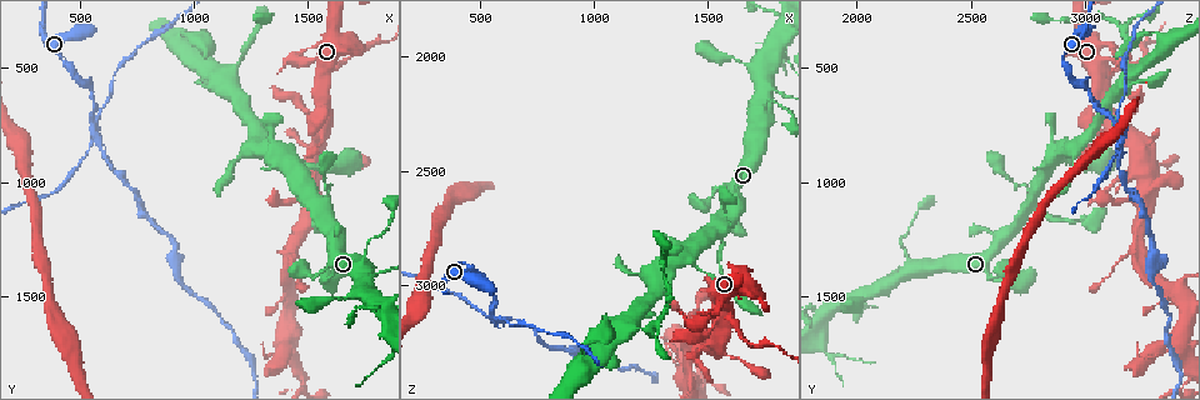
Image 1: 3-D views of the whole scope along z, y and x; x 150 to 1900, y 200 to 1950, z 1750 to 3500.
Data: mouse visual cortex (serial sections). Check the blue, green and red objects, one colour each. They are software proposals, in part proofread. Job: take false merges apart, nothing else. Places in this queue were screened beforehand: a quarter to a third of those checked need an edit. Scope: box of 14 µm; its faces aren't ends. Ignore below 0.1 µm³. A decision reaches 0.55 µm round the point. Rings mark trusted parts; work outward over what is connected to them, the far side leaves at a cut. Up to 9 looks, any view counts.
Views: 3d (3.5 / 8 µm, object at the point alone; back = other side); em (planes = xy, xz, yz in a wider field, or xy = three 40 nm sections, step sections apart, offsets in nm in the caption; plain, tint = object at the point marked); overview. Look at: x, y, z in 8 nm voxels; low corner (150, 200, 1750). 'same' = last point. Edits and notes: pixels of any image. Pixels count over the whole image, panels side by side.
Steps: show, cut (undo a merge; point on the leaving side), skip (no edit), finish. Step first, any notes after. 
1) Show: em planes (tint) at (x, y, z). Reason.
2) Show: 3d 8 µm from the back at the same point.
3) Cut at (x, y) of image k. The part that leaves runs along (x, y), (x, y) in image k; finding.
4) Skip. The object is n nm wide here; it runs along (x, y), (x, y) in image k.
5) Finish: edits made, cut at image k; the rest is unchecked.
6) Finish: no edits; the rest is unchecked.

Show: 3d 8 µm at (1790, 1390, 2150). Three-way junction.

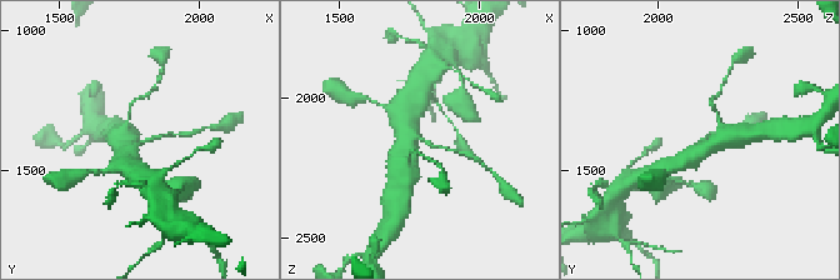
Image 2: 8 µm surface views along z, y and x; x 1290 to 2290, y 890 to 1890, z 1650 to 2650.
Show: em xy step 5 (tint) at (1790, 1400, 2150). 3 arms meet here; the arms are 150, 500, 500 nm wide; need the tissue.

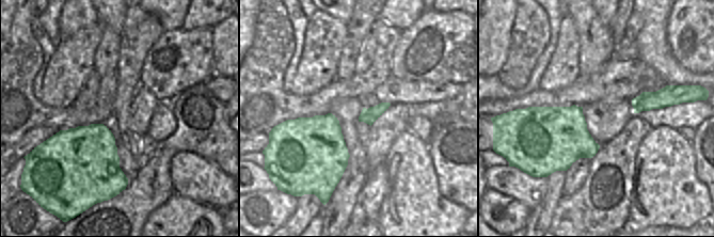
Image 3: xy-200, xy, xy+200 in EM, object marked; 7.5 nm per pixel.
Skip. It runs along (125, 143), (125, 153), (169, 131) in image 2; continuous, no second cell.

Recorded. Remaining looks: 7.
Show: 3d 3.5 µm at (1600, 510, 3120). Thin neck.

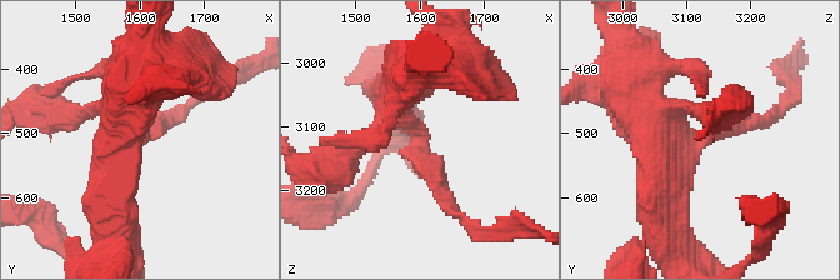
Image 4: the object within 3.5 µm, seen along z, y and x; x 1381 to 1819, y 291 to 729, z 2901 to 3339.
Cut at (449, 203) of image 4. The arms are 200, 500 nm wide; the part that leaves runs along (419, 158), (445, 205), (491, 234) in image 4; two cells meet here.

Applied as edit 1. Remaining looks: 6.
Show: overview. See it whole again.

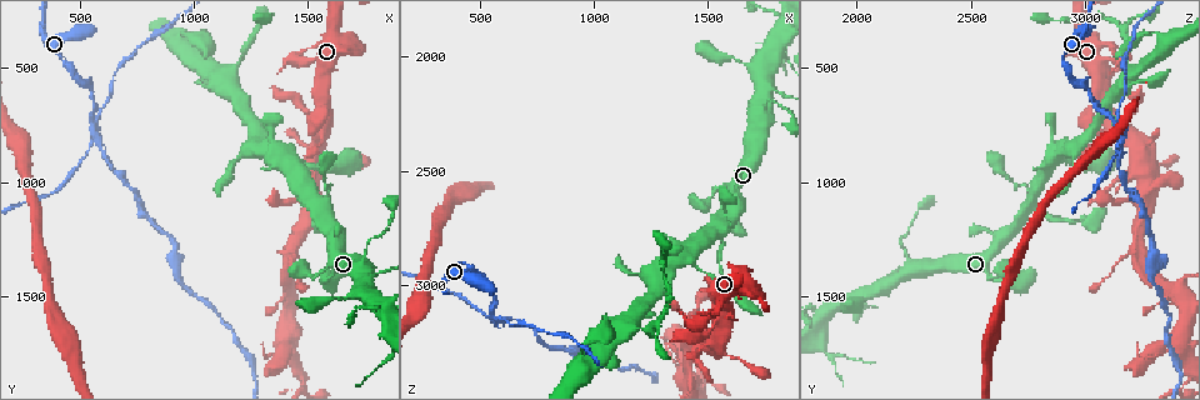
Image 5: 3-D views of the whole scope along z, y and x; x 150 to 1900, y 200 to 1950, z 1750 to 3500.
Show: 3d 3.5 µm at (550, 740, 3140). Sudden change in width.

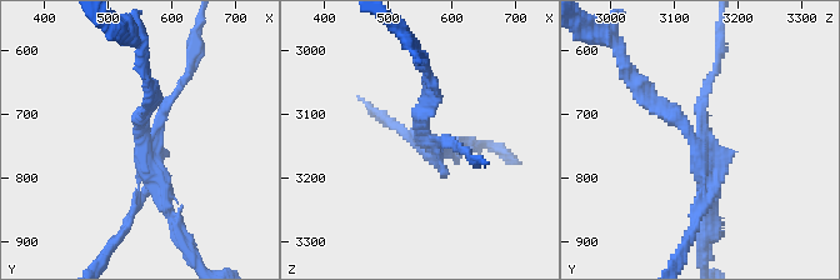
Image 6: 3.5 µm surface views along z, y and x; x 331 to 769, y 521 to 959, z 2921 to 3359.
Show: em xy step 2 (tint) at (560, 745, 3135).

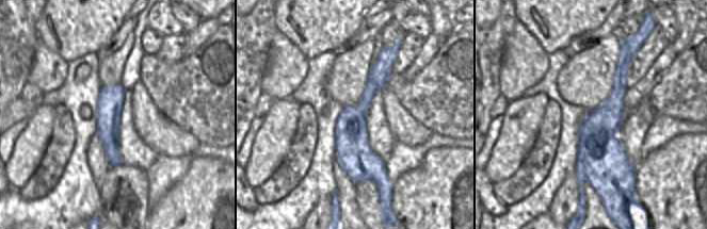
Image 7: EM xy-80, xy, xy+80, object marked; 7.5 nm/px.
Cut at (126, 226) of image 6. The part that leaves runs along (154, 134), (189, 76), (196, 34) in image 6; a second cell is stuck on.

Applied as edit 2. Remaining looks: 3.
Show: 3d 3.5 µm at (1210, 440, 3190). Sudden change in width.

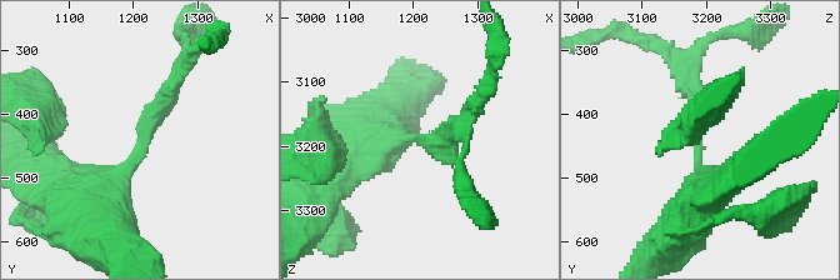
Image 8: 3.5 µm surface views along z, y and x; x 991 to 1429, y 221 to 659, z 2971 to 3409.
Show: em planes (tint) at (1210, 455, 3190). The arms are 250, 500 nm wide.

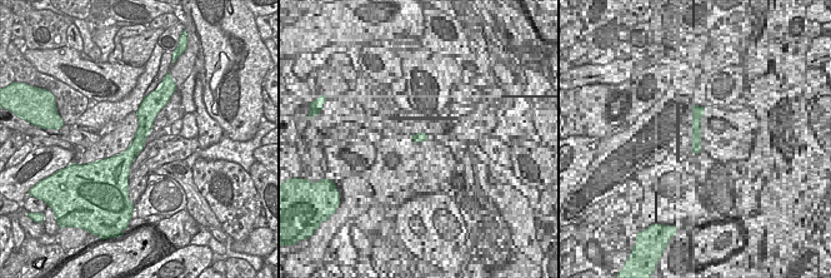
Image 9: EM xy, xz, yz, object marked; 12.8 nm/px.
Show: em xy step 1 (tint) at the same point.

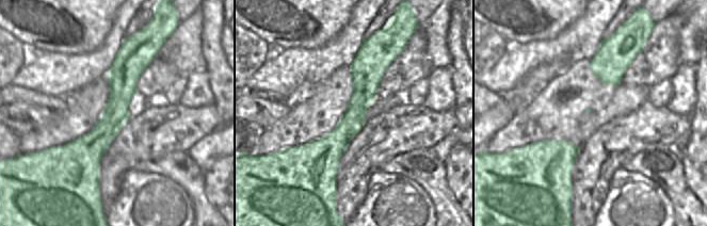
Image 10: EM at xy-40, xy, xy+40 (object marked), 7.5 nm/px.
Cut at (158, 115) of image 8. The part that leaves runs along (139, 153), (143, 130), (193, 53) in image 8; a second cell is stuck on.

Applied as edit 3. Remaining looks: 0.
Finish: edits made, cut at image 4, cut at image 6, cut at image 8; the rest is unchecked.

